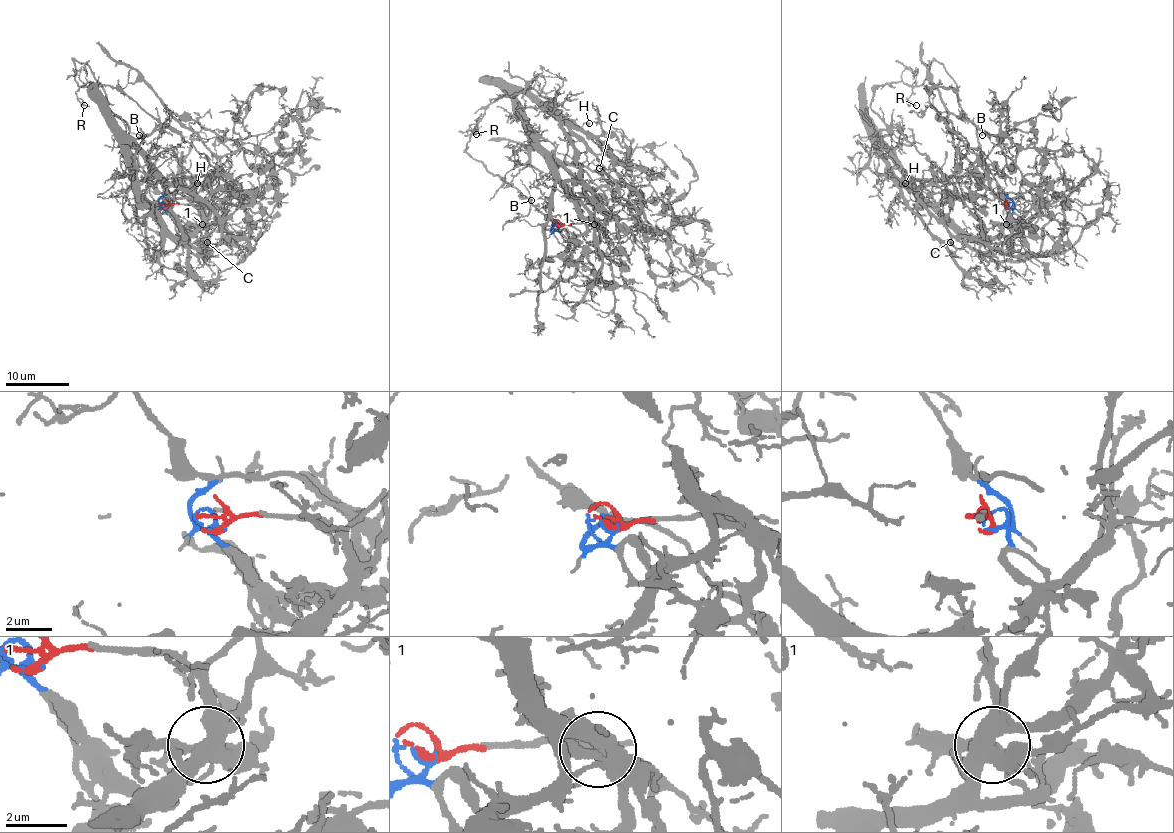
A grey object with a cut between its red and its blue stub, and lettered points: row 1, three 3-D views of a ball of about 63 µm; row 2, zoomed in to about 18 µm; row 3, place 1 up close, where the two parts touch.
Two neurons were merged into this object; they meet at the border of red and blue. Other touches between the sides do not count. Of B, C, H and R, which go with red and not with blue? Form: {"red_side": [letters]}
{"red_side": ["C", "H"]}

